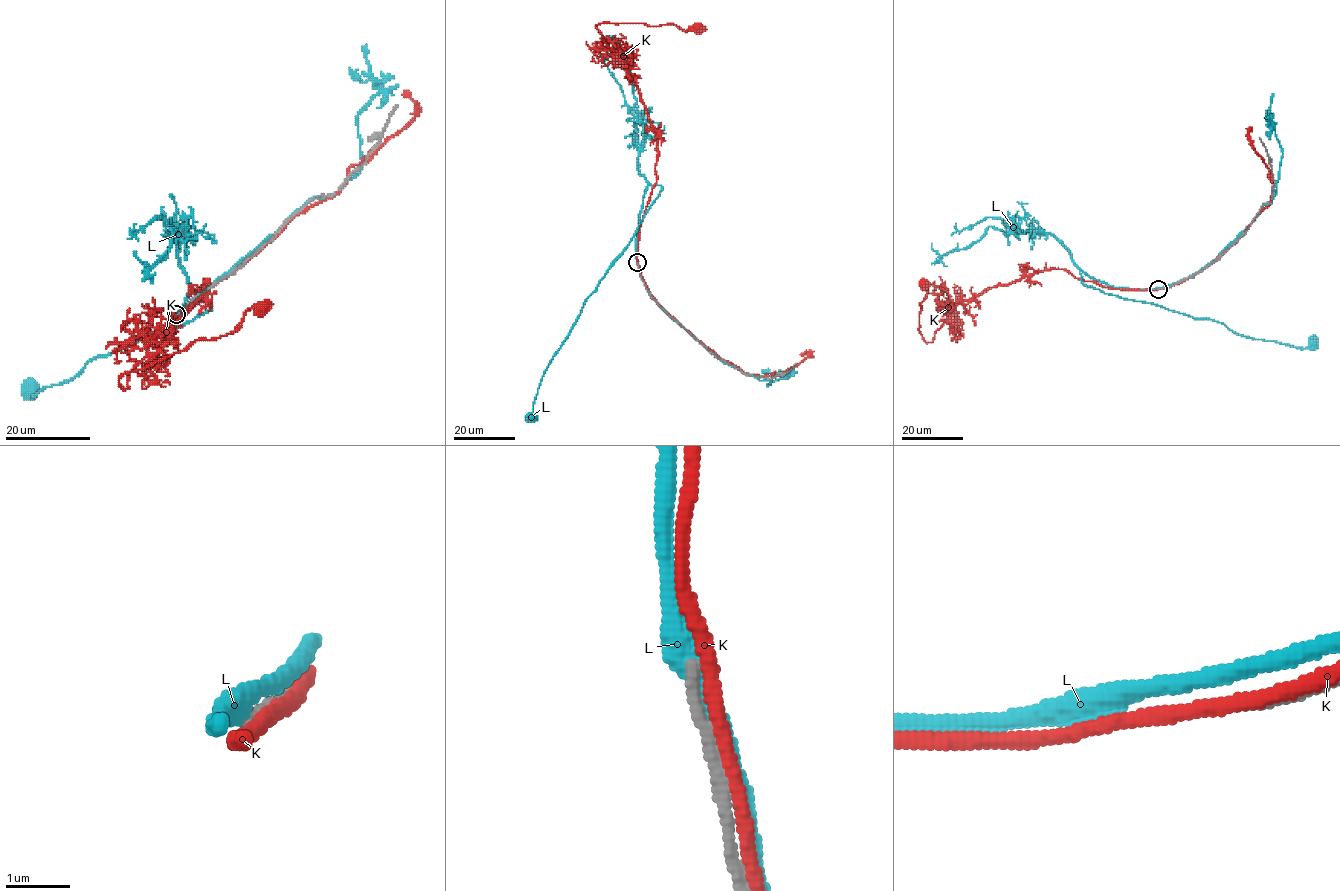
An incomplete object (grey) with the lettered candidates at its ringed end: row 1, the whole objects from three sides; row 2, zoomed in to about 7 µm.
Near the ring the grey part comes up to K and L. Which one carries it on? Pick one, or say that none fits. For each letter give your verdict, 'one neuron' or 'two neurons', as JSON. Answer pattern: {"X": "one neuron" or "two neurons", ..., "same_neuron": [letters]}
{"K": "two neurons", "L": "two neurons", "same_neuron": []}

